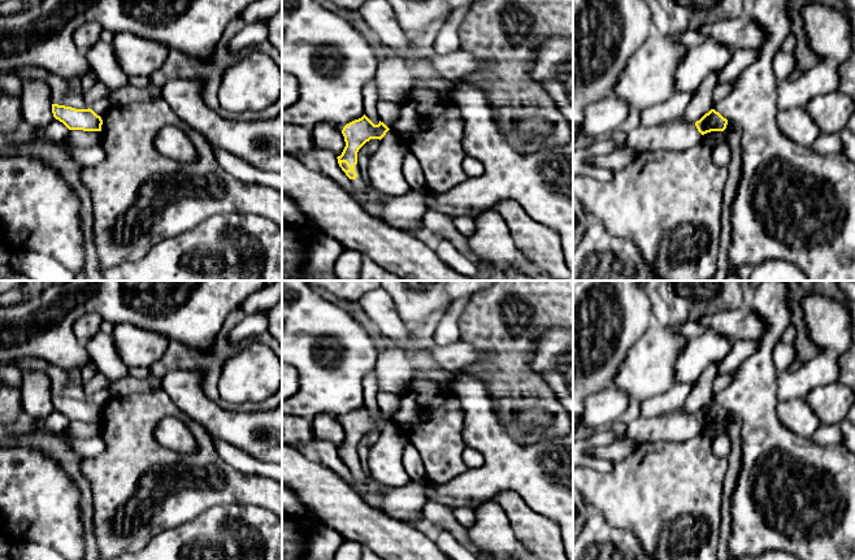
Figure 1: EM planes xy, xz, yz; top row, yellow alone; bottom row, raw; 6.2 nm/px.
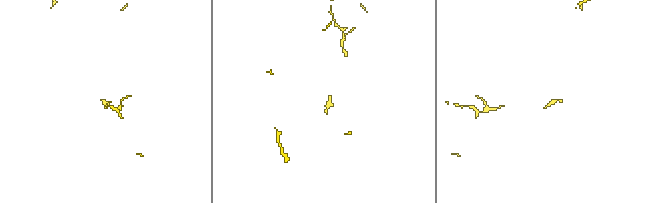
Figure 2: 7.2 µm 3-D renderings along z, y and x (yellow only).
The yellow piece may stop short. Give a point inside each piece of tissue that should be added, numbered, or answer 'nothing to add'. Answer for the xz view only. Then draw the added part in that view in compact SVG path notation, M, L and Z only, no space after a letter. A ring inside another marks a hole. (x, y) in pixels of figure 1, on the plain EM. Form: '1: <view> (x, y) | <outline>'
1: xz (406, 503) | M357 455L355 463L357 468L351 470L355 489L365 503L402 522L417 525L425 520L422 508L428 483L411 481L403 487L389 487L364 472Z

